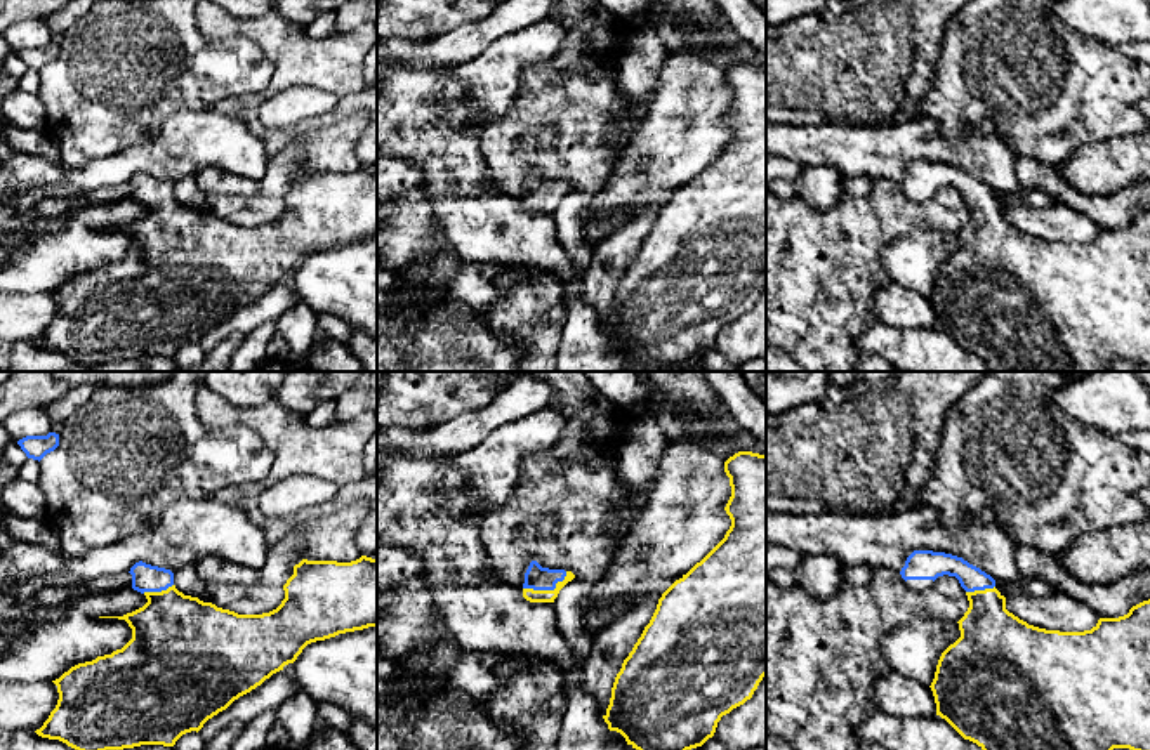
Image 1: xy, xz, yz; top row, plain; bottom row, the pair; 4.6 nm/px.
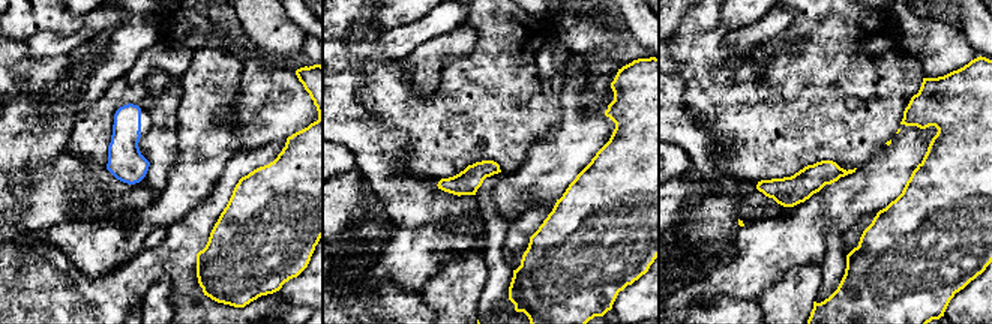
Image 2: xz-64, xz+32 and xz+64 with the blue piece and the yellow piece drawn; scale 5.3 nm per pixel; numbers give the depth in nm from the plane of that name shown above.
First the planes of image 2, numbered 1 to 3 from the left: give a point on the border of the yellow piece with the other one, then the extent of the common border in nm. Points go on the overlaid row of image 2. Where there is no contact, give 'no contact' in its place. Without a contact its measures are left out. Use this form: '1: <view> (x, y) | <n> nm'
1: no contact
2: no contact
3: no contact

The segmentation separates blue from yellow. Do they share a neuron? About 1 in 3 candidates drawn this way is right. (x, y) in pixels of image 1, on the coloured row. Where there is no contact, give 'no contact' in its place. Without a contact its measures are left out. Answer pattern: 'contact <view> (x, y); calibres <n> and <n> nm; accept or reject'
contact xz (548, 589); calibres 110 and 60 nm; accept

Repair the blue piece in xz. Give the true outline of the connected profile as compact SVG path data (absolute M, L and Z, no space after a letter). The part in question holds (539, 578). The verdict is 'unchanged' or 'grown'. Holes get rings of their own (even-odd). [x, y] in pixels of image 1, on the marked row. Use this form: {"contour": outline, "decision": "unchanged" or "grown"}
{"contour": "M532 561L523 583L523 597L530 602L554 602L559 590L575 578L572 571L542 568Z", "decision": "grown"}

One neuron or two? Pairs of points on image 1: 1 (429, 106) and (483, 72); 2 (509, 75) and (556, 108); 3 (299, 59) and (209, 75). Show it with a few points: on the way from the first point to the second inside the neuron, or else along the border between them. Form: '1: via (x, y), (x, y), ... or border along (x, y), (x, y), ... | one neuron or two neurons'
1: via (431, 89), (447, 73), (466, 73) | one neuron
2: border along (551, 58), (522, 73), (516, 96), (502, 115) | two neurons
3: border along (244, 35), (273, 66), (271, 80), (247, 96) | two neurons

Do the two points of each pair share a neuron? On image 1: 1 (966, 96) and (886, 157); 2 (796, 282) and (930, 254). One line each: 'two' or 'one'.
1: two
2: two

